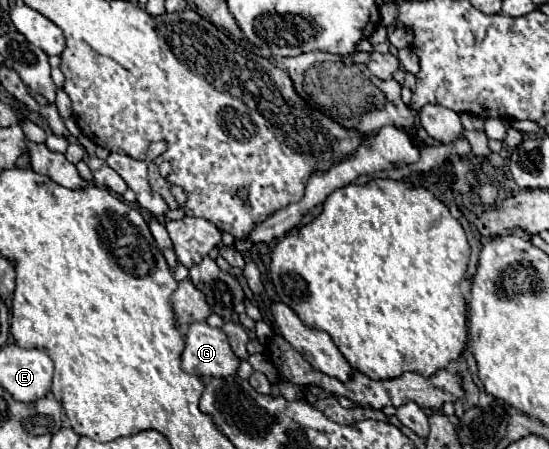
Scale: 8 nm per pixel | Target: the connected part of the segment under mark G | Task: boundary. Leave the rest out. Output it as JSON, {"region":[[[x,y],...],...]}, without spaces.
{"region":[[[193,322],[189,324],[189,330],[185,334],[185,350],[181,354],[181,368],[199,378],[227,378],[233,376],[239,368],[241,360],[235,358],[235,354],[229,348],[227,336],[221,328],[213,328],[207,322]]]}

